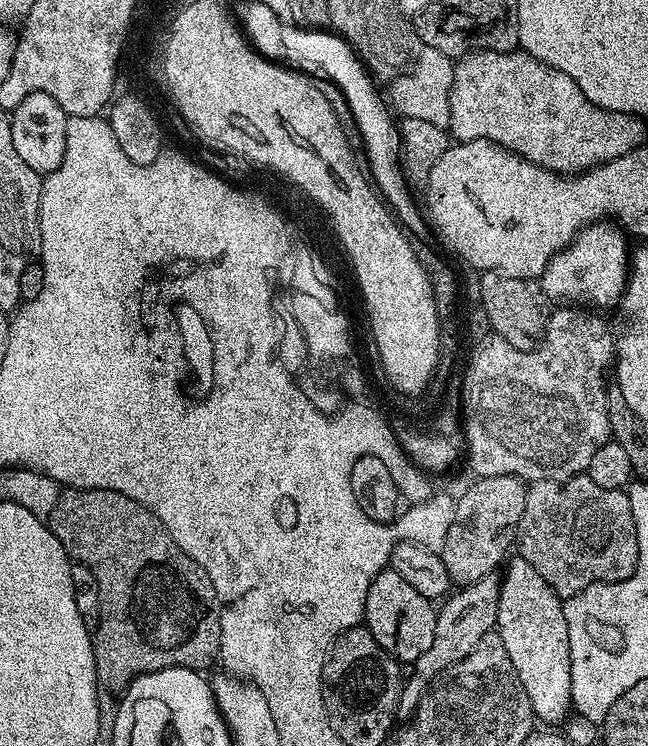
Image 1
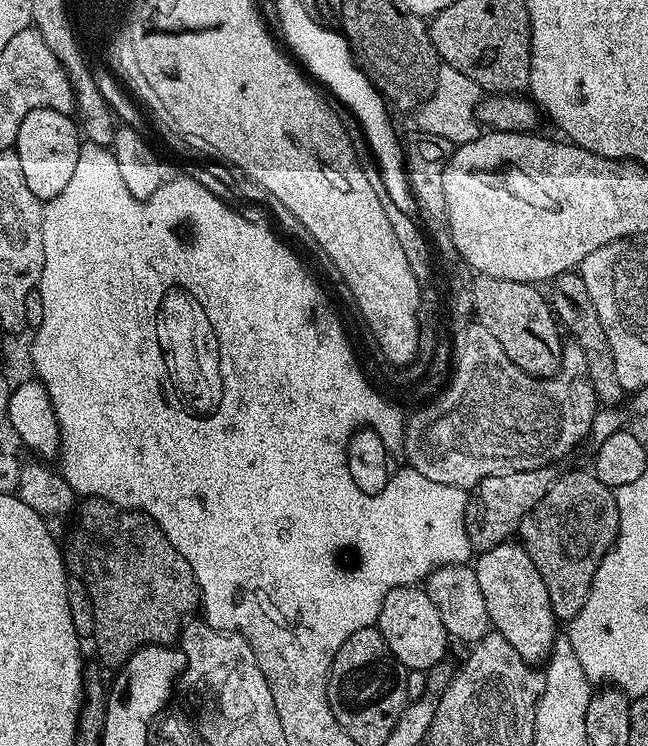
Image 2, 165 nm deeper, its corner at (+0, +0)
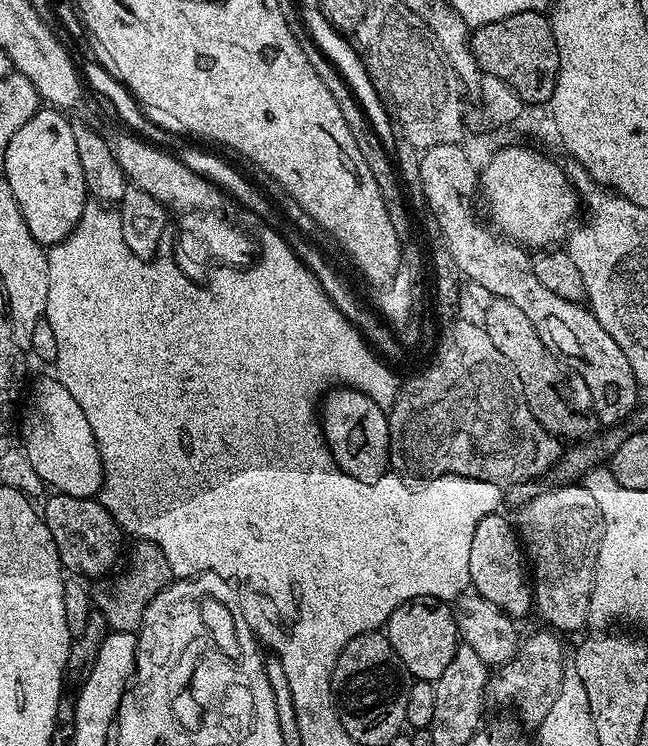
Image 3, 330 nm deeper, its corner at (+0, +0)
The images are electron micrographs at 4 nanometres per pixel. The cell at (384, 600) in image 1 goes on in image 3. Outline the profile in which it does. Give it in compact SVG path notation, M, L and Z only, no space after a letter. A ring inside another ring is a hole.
M408 600L390 614L386 635L409 677L434 682L450 666L458 647L458 633L453 609L448 608L442 600Z

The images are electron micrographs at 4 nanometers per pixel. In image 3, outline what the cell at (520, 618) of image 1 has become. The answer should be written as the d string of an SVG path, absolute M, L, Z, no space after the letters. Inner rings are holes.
M492 513L482 518L478 522L478 527L474 532L474 539L470 542L470 578L471 587L478 596L483 596L485 600L502 611L511 618L524 616L534 608L534 589L530 583L530 568L526 563L525 553L522 551L522 545L519 541L519 535L515 527L503 517L503 513Z

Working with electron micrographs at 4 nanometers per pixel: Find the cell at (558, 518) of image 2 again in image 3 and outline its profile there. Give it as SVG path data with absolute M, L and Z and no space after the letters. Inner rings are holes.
M576 482L553 492L537 491L531 500L519 505L519 541L530 561L530 583L534 589L534 608L549 629L557 633L588 628L592 611L592 591L598 546L604 533L598 502L590 490Z

